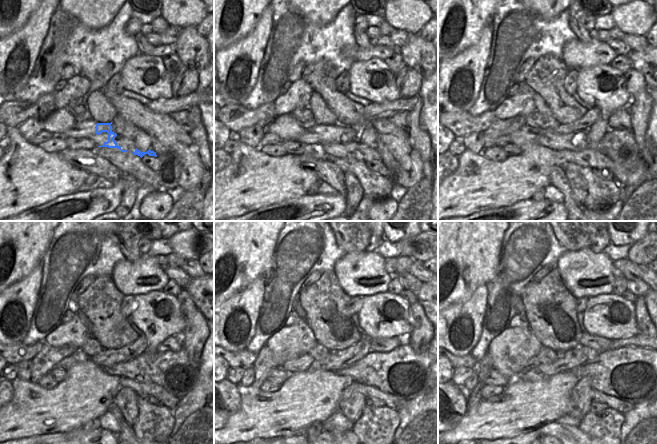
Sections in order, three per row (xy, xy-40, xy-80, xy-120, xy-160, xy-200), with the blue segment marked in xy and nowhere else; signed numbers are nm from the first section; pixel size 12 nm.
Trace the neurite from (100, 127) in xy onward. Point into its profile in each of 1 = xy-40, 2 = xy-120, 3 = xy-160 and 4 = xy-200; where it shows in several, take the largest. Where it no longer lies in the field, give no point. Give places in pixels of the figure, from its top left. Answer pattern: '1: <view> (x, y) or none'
1: xy-40 (366, 154)
2: xy-120 (144, 388)
3: xy-160 (391, 401)
4: xy-200 (617, 404)

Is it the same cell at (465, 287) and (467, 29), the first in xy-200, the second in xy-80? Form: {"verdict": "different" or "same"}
{"verdict": "same"}

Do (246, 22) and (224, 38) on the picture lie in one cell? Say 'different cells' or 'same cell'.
same cell

